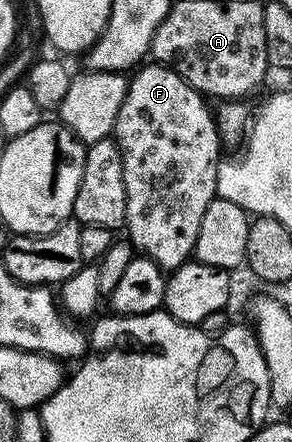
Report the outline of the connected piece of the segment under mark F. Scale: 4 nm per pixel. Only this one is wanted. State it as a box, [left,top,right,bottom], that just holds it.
[114,62,222,270]

